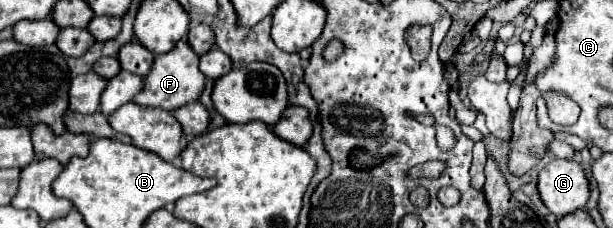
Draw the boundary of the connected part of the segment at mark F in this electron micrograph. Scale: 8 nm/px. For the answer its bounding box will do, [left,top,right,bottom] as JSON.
[133,39,205,111]

